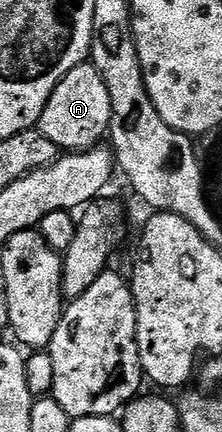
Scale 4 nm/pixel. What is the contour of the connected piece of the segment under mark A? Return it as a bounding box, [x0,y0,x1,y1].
[38,62,111,152]

